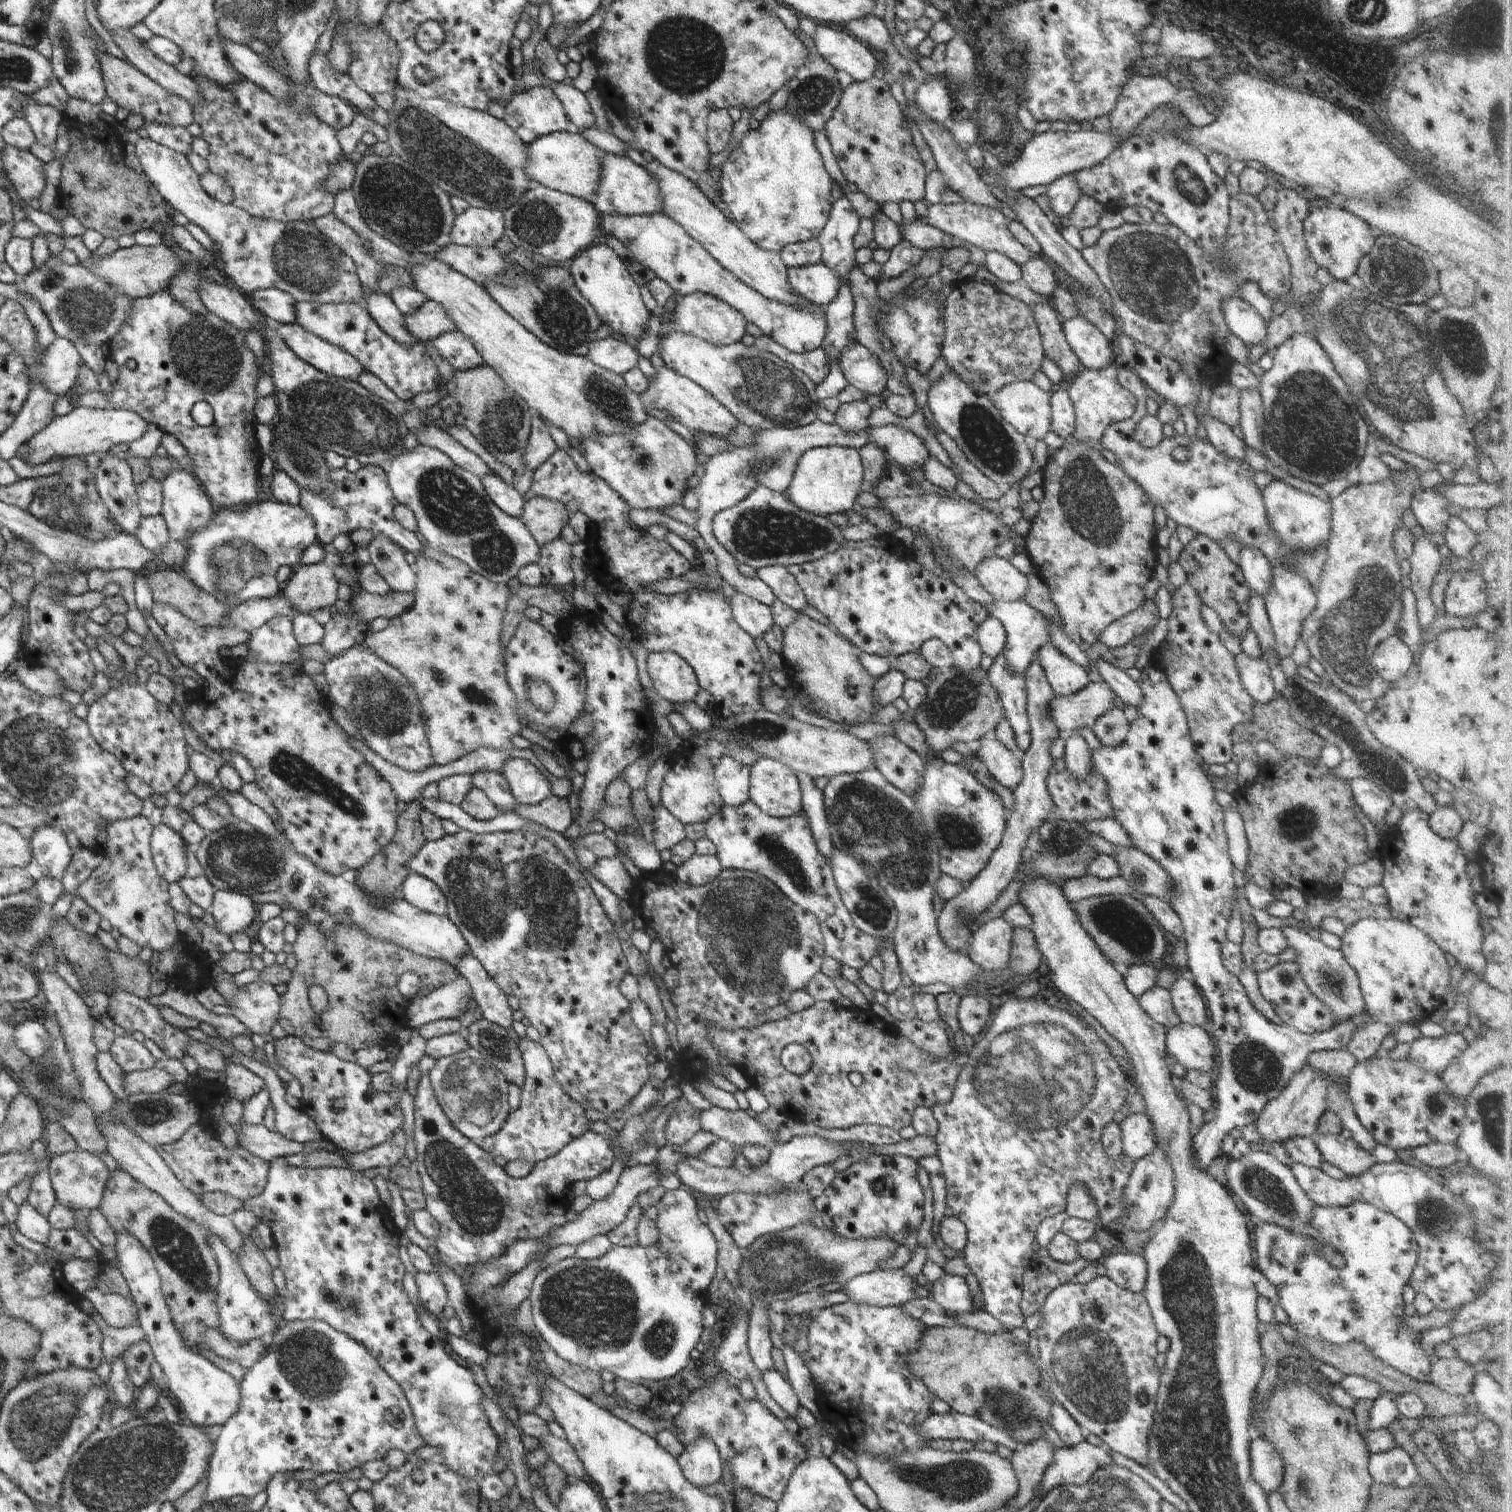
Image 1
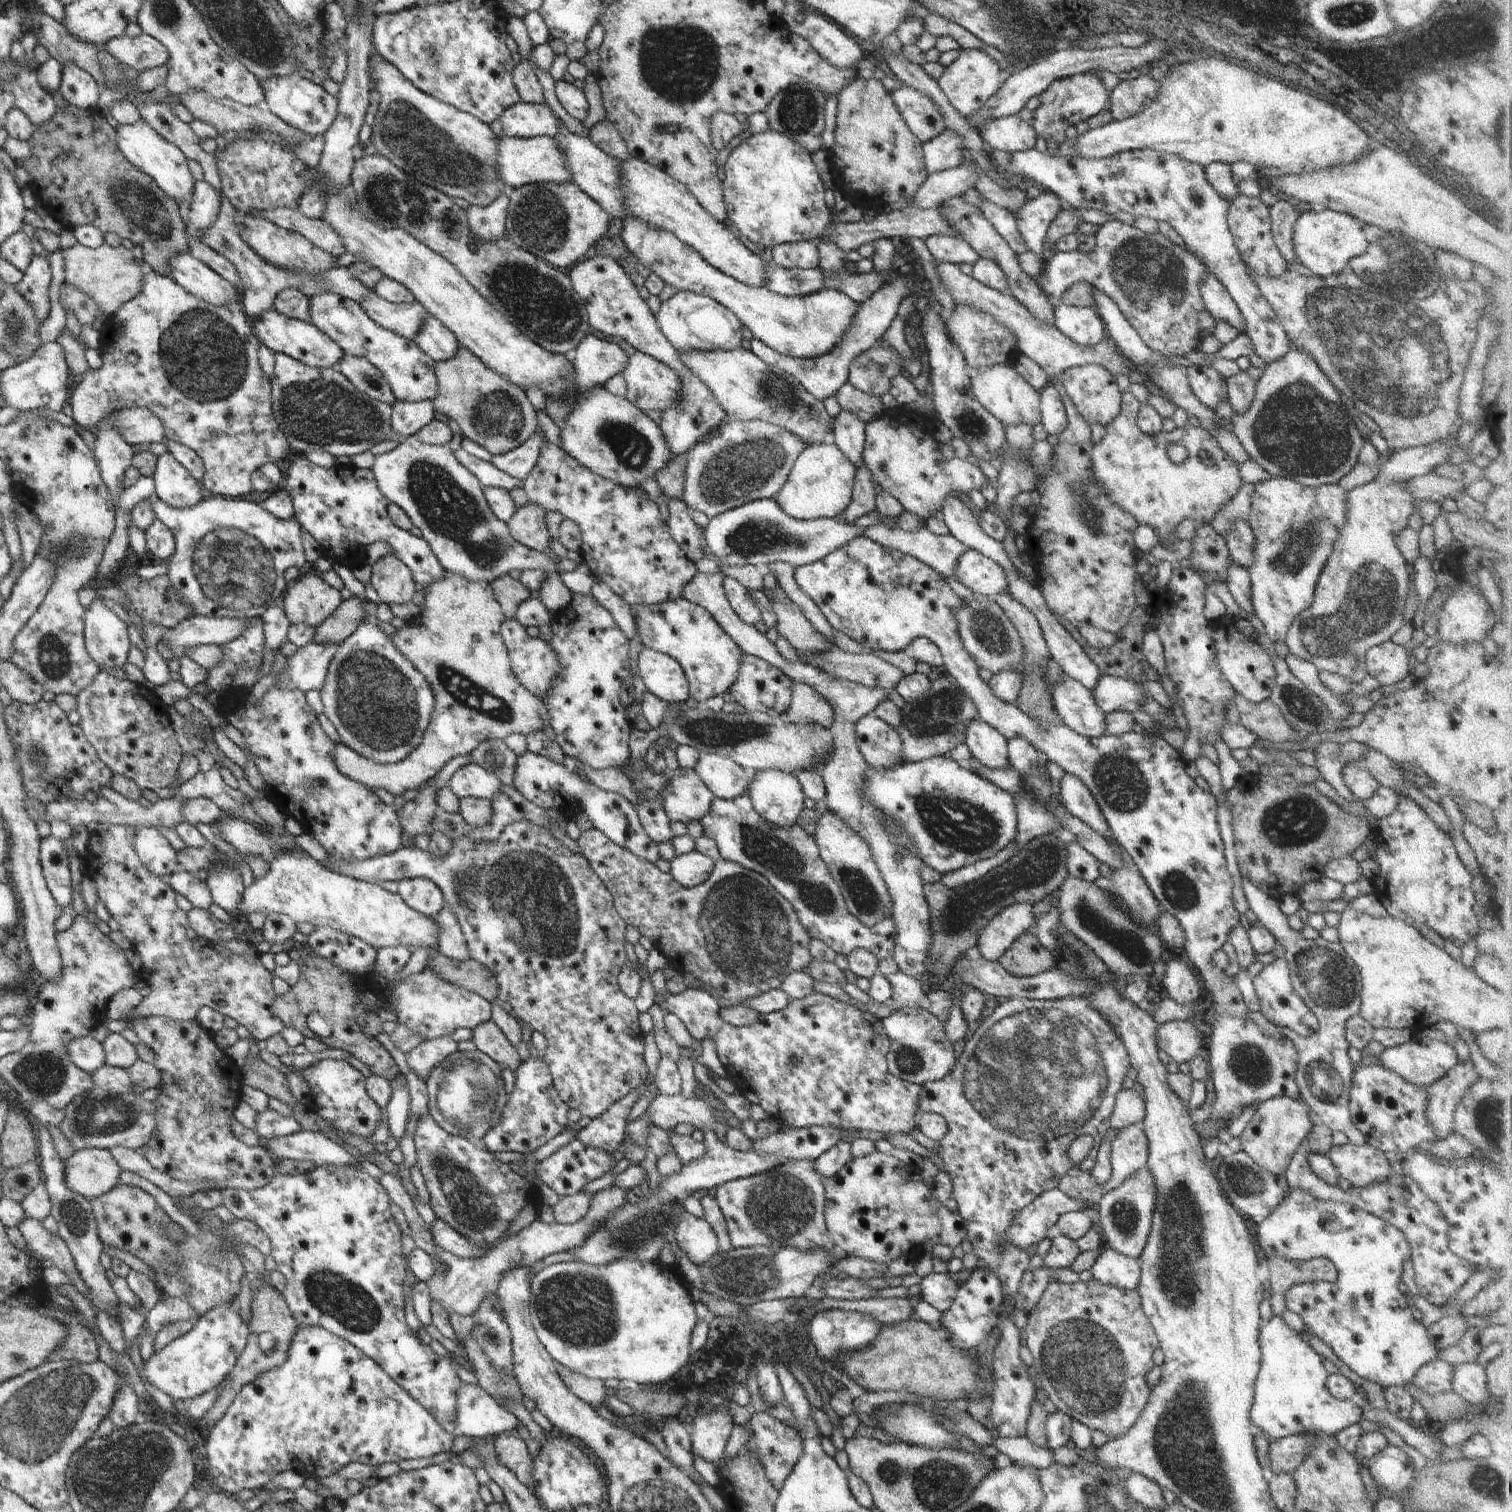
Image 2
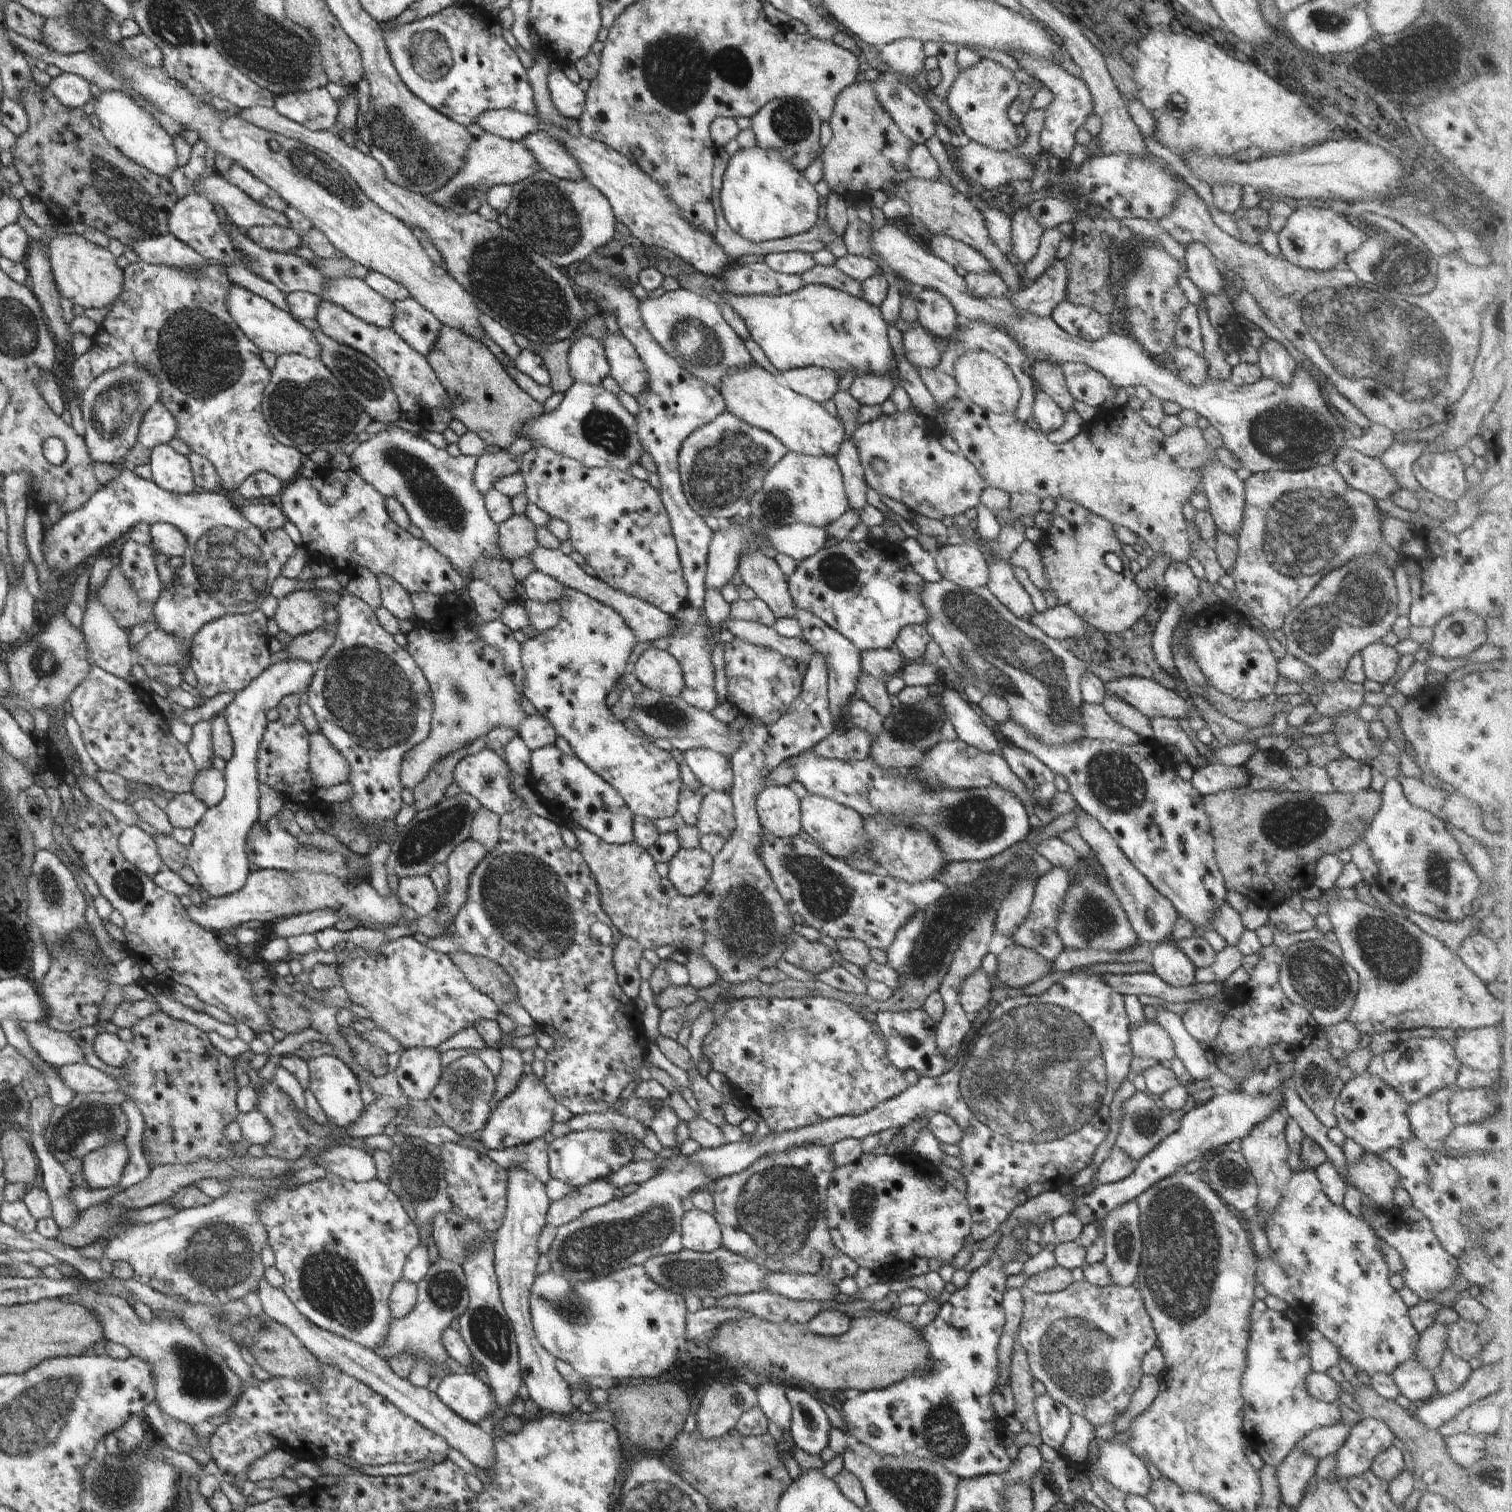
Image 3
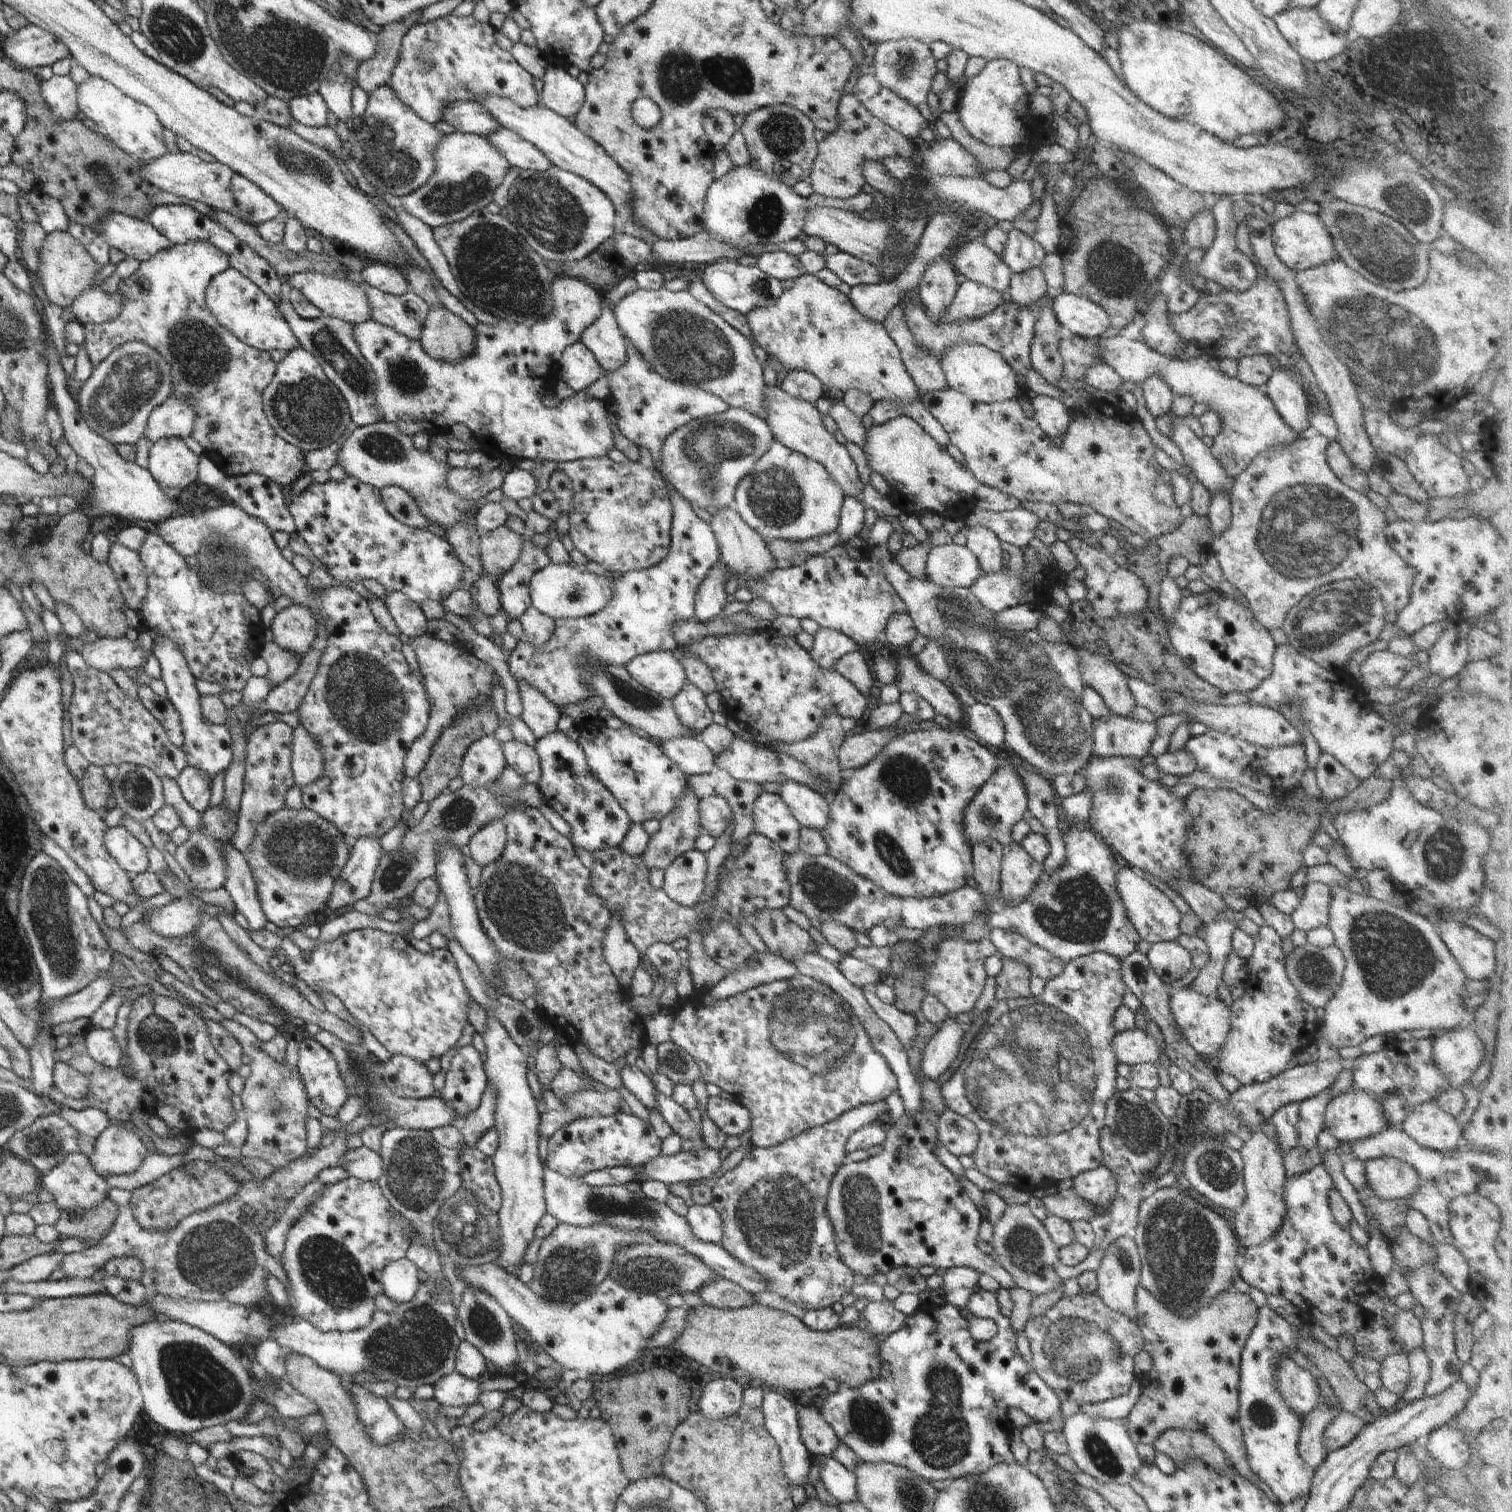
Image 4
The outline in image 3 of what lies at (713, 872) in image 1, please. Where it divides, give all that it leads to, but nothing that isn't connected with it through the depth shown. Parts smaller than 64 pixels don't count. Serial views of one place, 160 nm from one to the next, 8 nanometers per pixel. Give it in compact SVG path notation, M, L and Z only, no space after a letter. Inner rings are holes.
M696 847L681 849L670 860L668 880L678 894L692 897L700 894L710 879L713 870L713 857Z

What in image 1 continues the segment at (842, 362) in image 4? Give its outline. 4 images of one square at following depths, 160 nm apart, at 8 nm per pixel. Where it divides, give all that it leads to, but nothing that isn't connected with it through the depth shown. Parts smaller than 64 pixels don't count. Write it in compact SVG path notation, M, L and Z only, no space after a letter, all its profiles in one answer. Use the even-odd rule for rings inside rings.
M599 213L599 224L602 234L615 236L638 262L667 282L678 298L698 291L715 296L742 313L747 322L756 324L762 334L768 335L792 352L805 353L821 348L827 329L824 307L816 304L811 304L810 307L795 307L764 298L757 290L746 286L716 262L682 226L664 214L612 216Z

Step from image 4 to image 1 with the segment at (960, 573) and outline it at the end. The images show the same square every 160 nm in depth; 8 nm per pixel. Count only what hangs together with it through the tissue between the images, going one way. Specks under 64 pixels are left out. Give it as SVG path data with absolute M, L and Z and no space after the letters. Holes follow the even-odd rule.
M994 556L983 560L977 566L975 574L986 592L989 592L996 601L1023 600L1028 592L1028 579L1020 572L1009 558Z

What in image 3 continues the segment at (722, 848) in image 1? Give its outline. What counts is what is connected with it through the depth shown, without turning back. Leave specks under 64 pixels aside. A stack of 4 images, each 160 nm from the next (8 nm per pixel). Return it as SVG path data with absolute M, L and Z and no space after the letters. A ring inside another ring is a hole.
M709 790L700 804L695 827L701 835L730 839L736 828L731 796L728 793ZM770 832L765 833L767 837L765 846L761 849L764 858L762 862L774 880L776 891L784 898L786 908L791 915L798 914L802 918L802 927L811 926L834 940L854 938L864 942L868 949L878 948L886 951L897 938L900 928L906 926L906 922L910 922L916 912L925 913L926 908L930 908L932 904L936 904L936 900L948 894L948 886L937 880L908 884L878 872L863 873L844 861L829 856L812 842L804 842L799 835L794 838L778 838Z

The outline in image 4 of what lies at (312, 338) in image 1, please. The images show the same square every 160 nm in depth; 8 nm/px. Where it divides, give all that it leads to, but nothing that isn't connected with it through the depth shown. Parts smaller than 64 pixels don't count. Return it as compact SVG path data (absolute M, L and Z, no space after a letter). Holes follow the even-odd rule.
M230 267L209 282L205 292L205 303L214 318L225 326L225 329L230 330L238 340L259 351L290 352L301 348L300 341L294 336L288 321L282 316L273 300L235 268Z

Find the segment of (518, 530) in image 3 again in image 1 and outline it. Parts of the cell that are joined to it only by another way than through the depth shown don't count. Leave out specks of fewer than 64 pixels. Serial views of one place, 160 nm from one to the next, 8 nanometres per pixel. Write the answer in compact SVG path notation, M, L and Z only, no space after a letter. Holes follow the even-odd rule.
M531 495L525 502L520 520L540 545L560 537L562 528L569 524L570 515L563 502Z

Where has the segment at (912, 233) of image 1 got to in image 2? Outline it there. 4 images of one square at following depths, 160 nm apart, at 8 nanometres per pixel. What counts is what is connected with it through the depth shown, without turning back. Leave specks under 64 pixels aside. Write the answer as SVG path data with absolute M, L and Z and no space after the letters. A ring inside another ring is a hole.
M932 235L925 240L925 243L936 263L974 264L980 257L962 237Z

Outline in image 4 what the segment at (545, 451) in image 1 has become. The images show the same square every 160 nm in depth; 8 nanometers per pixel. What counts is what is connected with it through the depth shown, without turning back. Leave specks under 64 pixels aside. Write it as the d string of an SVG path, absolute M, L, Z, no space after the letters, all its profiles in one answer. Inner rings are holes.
M499 467L493 468L485 473L469 468L451 468L447 476L448 486L458 496L471 501L480 500L488 492L500 488L503 483L503 474Z

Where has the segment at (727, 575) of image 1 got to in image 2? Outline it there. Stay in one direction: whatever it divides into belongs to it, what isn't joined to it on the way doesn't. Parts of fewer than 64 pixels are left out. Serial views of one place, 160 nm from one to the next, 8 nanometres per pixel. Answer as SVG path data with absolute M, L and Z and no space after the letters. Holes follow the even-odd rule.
M728 418L719 427L720 434L709 442L700 440L689 450L682 498L687 506L706 514L710 519L746 503L773 498L784 486L798 455L807 447L797 434L764 421L738 421Z

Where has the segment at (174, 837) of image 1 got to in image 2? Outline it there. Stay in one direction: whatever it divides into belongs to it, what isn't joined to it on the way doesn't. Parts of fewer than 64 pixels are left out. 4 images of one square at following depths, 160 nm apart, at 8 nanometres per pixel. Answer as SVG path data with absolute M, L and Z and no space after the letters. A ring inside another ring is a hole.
M136 824L130 829L134 832L134 850L144 868L159 878L180 870L174 848L156 828Z

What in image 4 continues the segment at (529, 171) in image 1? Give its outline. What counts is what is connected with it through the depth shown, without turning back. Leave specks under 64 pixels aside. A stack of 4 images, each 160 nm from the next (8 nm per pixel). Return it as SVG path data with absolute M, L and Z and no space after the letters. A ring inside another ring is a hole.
M456 131L447 134L438 148L435 149L435 173L428 179L428 182L417 188L413 193L400 197L404 210L419 218L431 229L445 224L462 220L481 208L487 207L493 201L493 194L496 188L502 184L505 174L510 170L511 164L489 143L488 139L472 133L461 133Z

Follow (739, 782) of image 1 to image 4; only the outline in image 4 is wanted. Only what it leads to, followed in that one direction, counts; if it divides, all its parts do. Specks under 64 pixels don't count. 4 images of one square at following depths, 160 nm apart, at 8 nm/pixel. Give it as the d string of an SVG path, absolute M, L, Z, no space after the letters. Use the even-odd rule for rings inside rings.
M673 738L659 745L684 774L703 775L716 768L715 754L699 738Z

